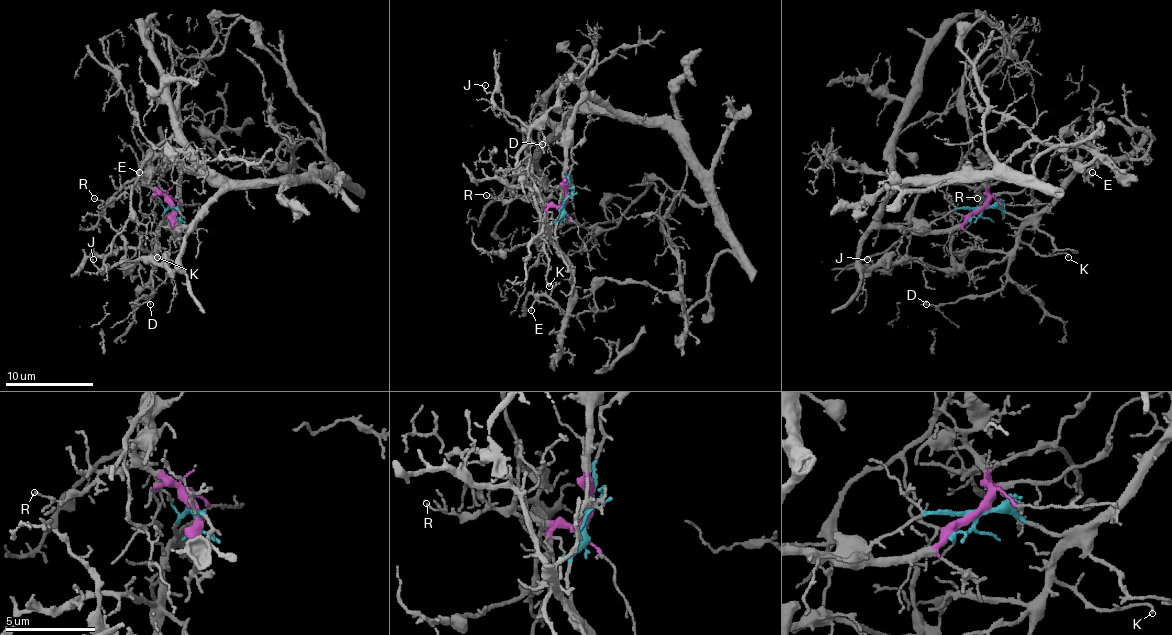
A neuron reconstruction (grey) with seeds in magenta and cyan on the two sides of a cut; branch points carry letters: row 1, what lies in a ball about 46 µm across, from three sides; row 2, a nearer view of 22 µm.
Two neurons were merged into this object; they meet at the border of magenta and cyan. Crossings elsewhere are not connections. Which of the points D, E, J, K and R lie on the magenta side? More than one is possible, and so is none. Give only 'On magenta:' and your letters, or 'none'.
On magenta: J, R

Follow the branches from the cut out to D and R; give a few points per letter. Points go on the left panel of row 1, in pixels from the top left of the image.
D: (172, 209), (170, 207), (161, 222), (153, 293), (135, 304), (151, 304)
R: (172, 209), (161, 196), (144, 185), (131, 185), (107, 203), (93, 198)

